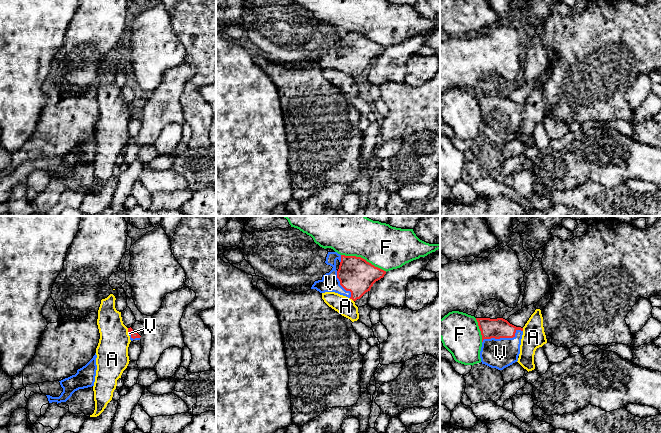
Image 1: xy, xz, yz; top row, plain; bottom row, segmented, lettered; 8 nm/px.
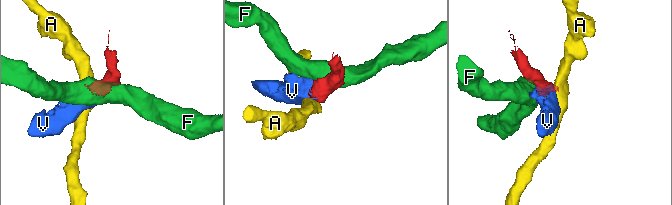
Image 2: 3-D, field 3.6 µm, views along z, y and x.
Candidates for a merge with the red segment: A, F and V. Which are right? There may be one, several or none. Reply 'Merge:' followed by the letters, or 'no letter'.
Merge: V

